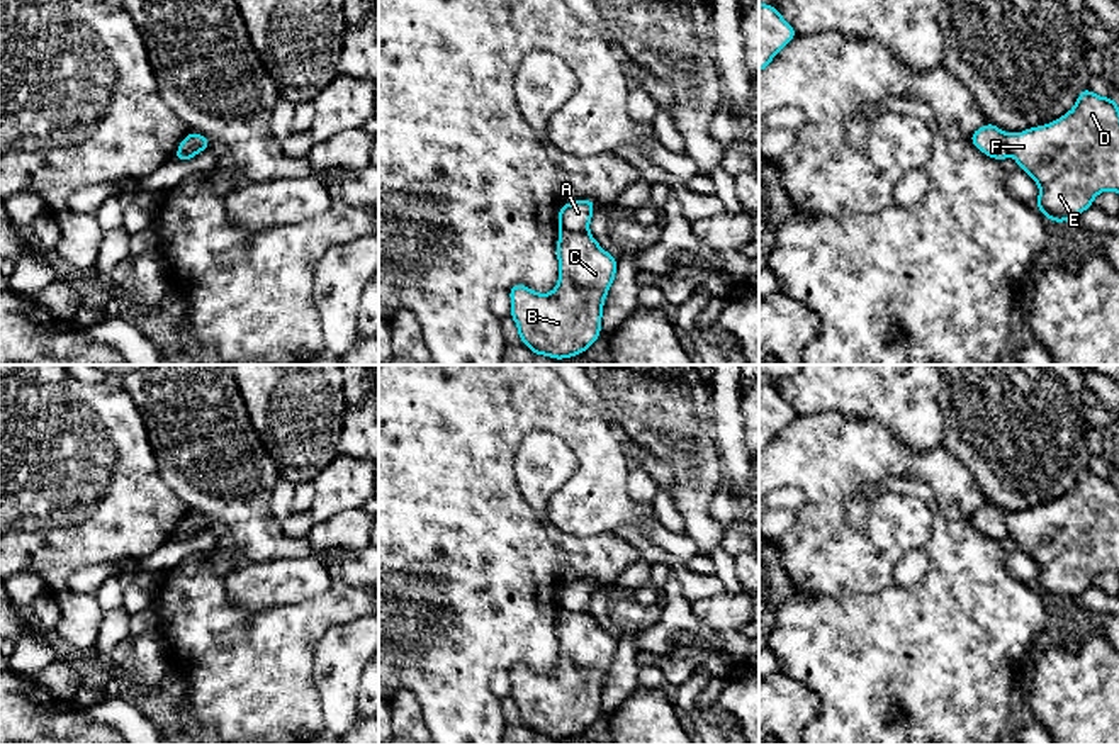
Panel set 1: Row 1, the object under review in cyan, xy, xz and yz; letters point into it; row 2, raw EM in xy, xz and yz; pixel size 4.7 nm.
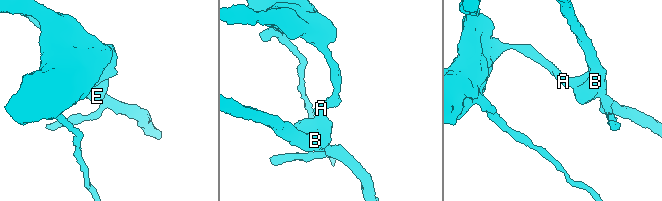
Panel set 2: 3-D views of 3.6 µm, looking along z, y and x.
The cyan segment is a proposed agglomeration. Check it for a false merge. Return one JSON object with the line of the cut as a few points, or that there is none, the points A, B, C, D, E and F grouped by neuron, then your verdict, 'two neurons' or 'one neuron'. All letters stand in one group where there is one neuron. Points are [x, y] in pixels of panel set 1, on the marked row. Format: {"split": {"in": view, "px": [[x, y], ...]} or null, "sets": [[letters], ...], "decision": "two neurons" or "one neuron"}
{"split": {"in": "xz", "px": [[588, 229], [559, 233]]}, "sets": [["A"], ["B", "C", "D", "E", "F"]], "decision": "two neurons"}

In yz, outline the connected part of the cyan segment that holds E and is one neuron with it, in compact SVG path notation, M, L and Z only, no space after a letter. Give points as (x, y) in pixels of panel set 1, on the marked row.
M1085 87L1063 117L1024 132L1007 132L1005 144L1019 170L1039 185L1036 207L1051 222L1080 216L1100 192L1119 193L1119 105L1111 97L1099 97Z

